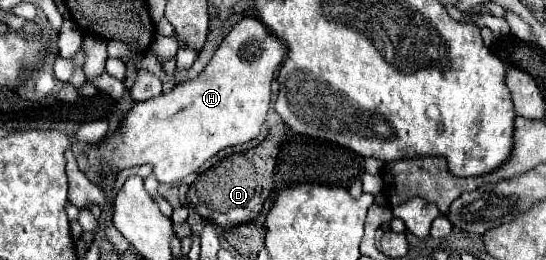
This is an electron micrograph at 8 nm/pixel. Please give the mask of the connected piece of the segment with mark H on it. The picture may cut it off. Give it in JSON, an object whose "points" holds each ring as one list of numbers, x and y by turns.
{"points":[[256,17,240,19,196,79,176,85,166,95,158,95,148,101,136,103,134,109,126,113,122,121,122,131,114,131,112,137,108,137,100,143,100,147,94,147,90,151,92,169,100,171,106,163,108,167,112,167,112,173,116,175,120,169,150,163,154,165,154,175,160,183,178,183,190,173,194,173,204,161,212,159,218,151,254,139,260,133,262,123,266,119,270,105,270,83,284,59,284,53,284,45,276,41,276,37]]}

